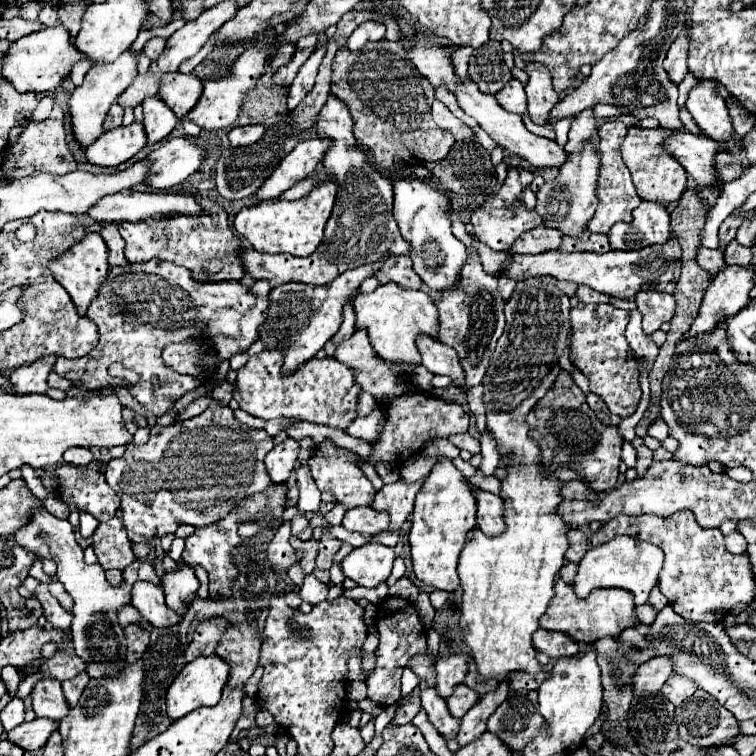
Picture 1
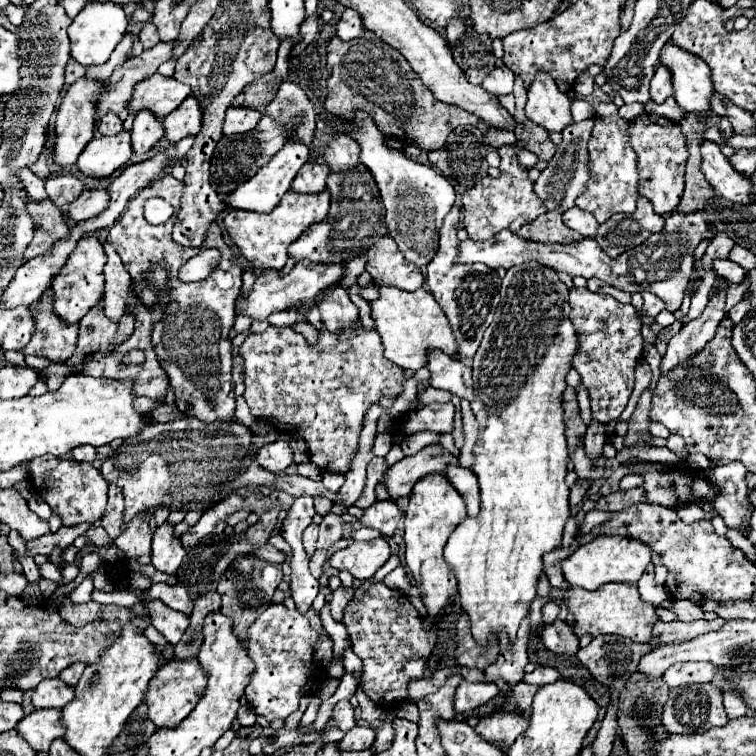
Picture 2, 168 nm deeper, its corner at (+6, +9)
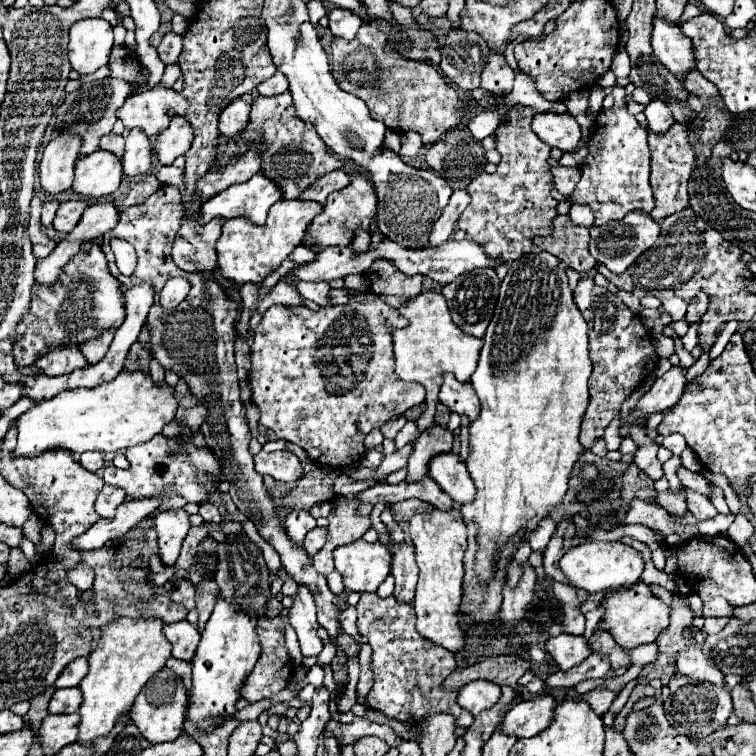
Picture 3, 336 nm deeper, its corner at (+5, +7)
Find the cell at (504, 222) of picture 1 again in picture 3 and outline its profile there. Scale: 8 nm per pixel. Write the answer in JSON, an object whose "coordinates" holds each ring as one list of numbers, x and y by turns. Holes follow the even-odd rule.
{"coordinates":[[516,105,506,113,504,123,494,133,502,161,498,163,496,173,480,175,480,179,474,179,468,185,466,191,472,201,458,219,458,229,466,231,468,241,484,245,490,257,502,257,508,263,530,253,536,235,550,235,552,219,556,217,558,201,550,195,554,185,548,165,550,147,530,131,534,113,536,111,524,105]]}

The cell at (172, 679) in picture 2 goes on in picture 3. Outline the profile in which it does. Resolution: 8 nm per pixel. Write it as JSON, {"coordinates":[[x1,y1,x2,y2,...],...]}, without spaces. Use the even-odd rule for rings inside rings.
{"coordinates":[[164,667,144,685,142,693,136,697,134,707,130,711,130,719,150,743,176,741,184,731,182,725,184,725,186,709,188,709,188,695,182,679,172,669]]}

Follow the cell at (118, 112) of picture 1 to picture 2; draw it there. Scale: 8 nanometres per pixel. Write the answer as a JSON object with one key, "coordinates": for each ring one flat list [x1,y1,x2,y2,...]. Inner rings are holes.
{"coordinates":[[107,113,107,117,99,123,99,129,97,129,101,135,117,135,123,131,123,123,117,115,113,113]]}

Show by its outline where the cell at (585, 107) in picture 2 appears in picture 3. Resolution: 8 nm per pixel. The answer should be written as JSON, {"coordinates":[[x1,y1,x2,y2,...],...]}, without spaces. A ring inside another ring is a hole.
{"coordinates":[[598,87,598,89,594,89,592,93,590,93,590,99,588,99,588,109,590,109,590,113,592,115,596,115,600,109,602,109,602,99,604,99,604,93,602,93,602,89]]}

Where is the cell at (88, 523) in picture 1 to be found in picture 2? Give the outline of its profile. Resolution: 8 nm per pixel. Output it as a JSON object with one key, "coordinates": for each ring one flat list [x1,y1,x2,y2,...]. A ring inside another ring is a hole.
{"coordinates":[[95,525,93,529,89,529,85,537,87,537,89,543,93,543,93,545,97,545,97,547,109,547,109,545,113,545,111,537,105,533,105,529,103,529,101,525]]}

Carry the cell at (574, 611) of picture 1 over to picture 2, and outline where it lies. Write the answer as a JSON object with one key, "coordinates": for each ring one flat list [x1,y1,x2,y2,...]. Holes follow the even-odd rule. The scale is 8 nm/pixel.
{"coordinates":[[637,583,631,585,603,585,597,591,583,591,583,589,551,589,551,599,567,601,567,607,575,615,573,631,575,635,599,635,599,633,613,633,621,637,629,637,635,643,649,643,653,625,659,621,657,609,659,605,645,603,639,597]]}

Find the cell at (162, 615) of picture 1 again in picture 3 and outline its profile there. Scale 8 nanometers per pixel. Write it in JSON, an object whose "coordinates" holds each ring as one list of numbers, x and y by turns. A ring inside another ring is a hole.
{"coordinates":[[184,619,182,623,164,625,164,635,172,643,172,657,186,659,186,661,194,657,194,651,200,641,200,633,190,621]]}

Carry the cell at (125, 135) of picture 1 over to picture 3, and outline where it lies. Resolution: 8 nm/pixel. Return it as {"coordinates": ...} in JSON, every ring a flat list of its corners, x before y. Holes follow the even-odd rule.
{"coordinates":[[98,149,92,155,78,159,72,189,84,197,104,197,118,189,122,175,120,159,110,151]]}

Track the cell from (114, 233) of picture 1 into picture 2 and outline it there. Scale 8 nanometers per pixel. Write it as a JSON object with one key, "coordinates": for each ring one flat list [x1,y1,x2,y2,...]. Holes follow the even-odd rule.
{"coordinates":[[105,243,105,253,107,253,107,265,105,265,105,315,111,317,111,321,119,321,123,317,123,311,127,307,127,291,131,277,123,269,123,263,119,261,119,255,115,253,111,243]]}

